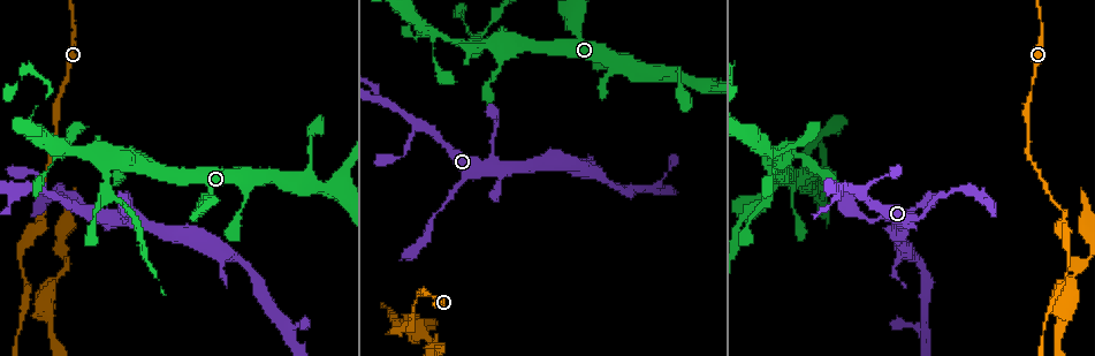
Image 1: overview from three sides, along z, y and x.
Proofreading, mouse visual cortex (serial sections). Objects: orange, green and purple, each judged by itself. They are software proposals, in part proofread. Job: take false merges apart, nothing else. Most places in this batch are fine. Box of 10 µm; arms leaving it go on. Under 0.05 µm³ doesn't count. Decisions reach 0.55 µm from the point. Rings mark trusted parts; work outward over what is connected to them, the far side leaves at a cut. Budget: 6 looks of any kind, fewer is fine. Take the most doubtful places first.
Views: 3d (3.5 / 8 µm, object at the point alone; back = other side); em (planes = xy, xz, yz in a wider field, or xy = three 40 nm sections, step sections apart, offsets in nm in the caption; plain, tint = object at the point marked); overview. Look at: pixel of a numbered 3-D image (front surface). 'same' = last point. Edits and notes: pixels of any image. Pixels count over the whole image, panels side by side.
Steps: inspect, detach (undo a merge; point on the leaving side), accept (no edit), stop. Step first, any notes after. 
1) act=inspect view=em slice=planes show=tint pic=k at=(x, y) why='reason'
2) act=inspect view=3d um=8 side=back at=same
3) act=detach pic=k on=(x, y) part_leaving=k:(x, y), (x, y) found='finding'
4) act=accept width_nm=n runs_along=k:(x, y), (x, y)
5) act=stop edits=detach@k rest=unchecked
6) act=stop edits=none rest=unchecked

act=inspect view=3d um=3.5 pic=1 at=(42, 300) why='looks like a crossing'

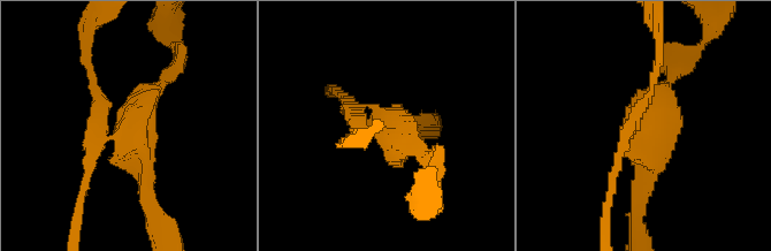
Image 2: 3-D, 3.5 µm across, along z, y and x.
act=inspect view=em slice=xy step=3 show=tint pic=2 at=(641, 130) arms=4 arm_widths_nm=100,150,250,250

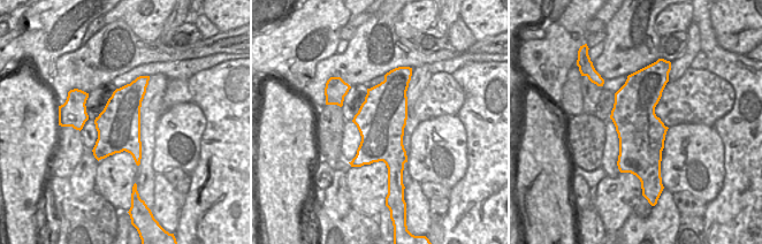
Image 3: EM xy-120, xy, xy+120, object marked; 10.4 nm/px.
act=inspect view=em slice=planes show=tint at=same

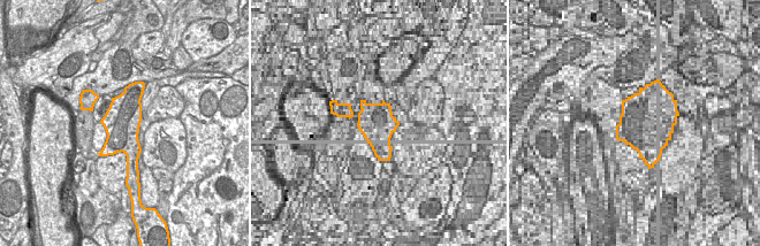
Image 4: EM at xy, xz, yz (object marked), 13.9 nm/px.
act=detach pic=2 on=(149, 121) part_leaving=2:(113, 130), (180, 62) found='two cells meet here'

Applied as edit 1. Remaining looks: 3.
act=inspect view=3d um=8 pic=1 at=(108, 191) why='three arms meet'

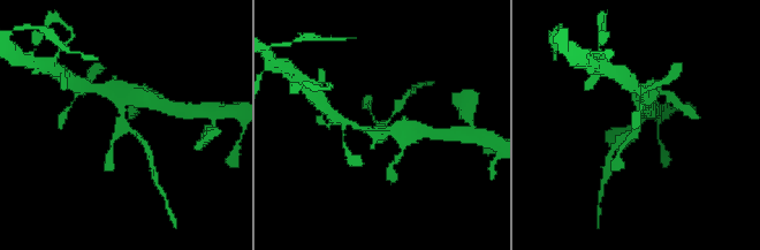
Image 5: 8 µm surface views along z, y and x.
act=inspect view=3d um=3.5 at=same why='closer look'

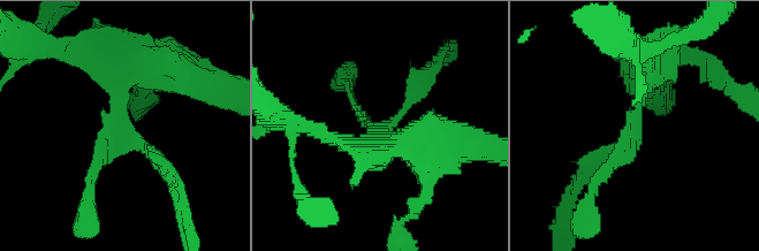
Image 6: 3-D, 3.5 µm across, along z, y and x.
act=inspect view=em slice=xy step=1 show=tint pic=6 at=(123, 125) why='need the tissue'

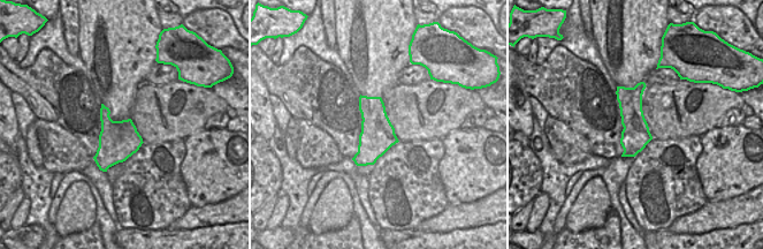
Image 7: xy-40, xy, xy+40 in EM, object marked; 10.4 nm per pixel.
act=accept width_nm=360 runs_along=6:(657, 67), (636, 134), (594, 166) found='one cell here'

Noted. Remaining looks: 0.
act=stop edits=detach@2 rest=unchecked

